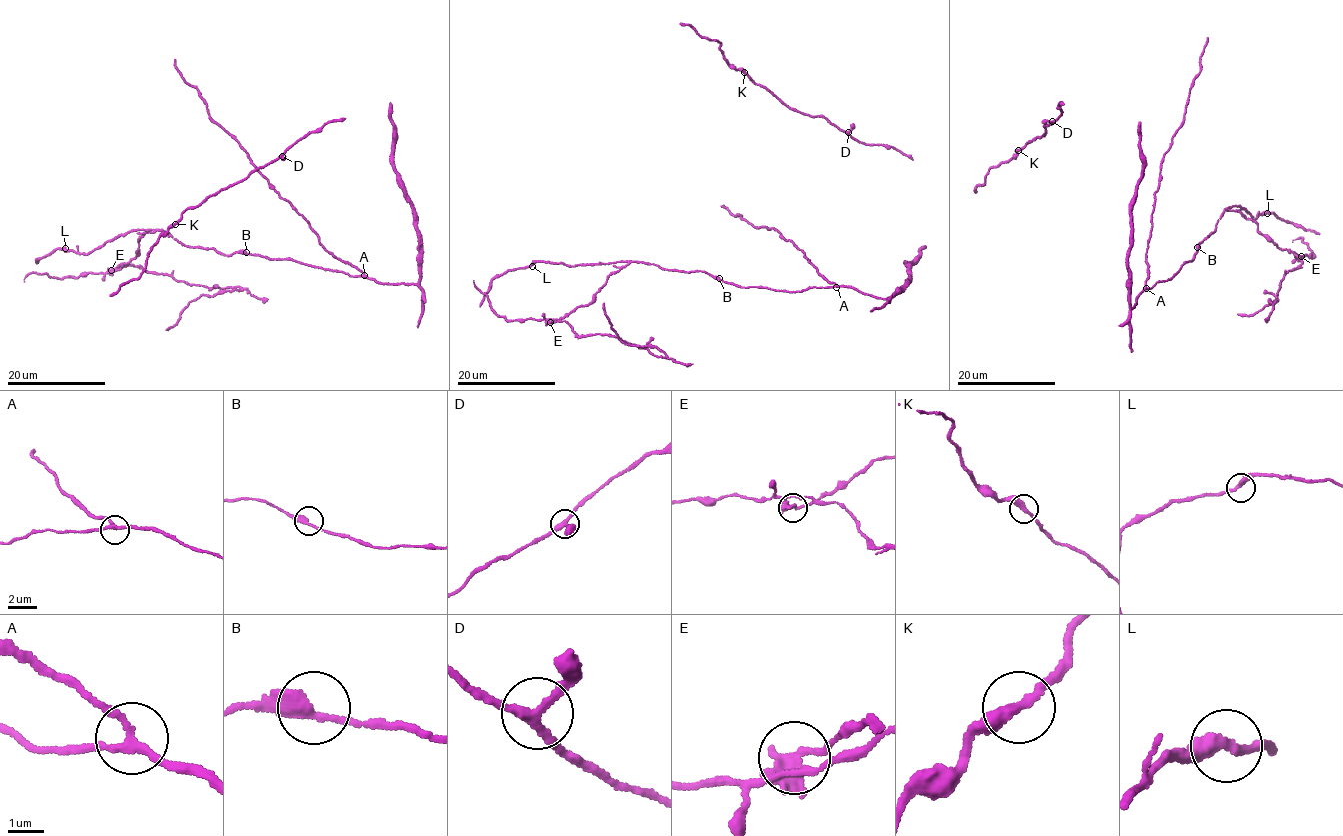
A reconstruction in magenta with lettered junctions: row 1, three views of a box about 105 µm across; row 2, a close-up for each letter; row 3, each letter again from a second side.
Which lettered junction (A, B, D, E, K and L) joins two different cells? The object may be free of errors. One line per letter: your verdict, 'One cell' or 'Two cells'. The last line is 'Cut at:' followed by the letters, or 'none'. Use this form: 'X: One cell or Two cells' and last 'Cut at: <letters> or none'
A: One cell
B: One cell
D: One cell
E: Two cells
K: One cell
L: One cell
Cut at: E

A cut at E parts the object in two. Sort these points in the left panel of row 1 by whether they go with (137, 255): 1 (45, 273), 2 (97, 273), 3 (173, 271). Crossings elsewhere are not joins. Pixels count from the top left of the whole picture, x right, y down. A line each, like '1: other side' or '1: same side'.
1: other side
2: other side
3: other side

